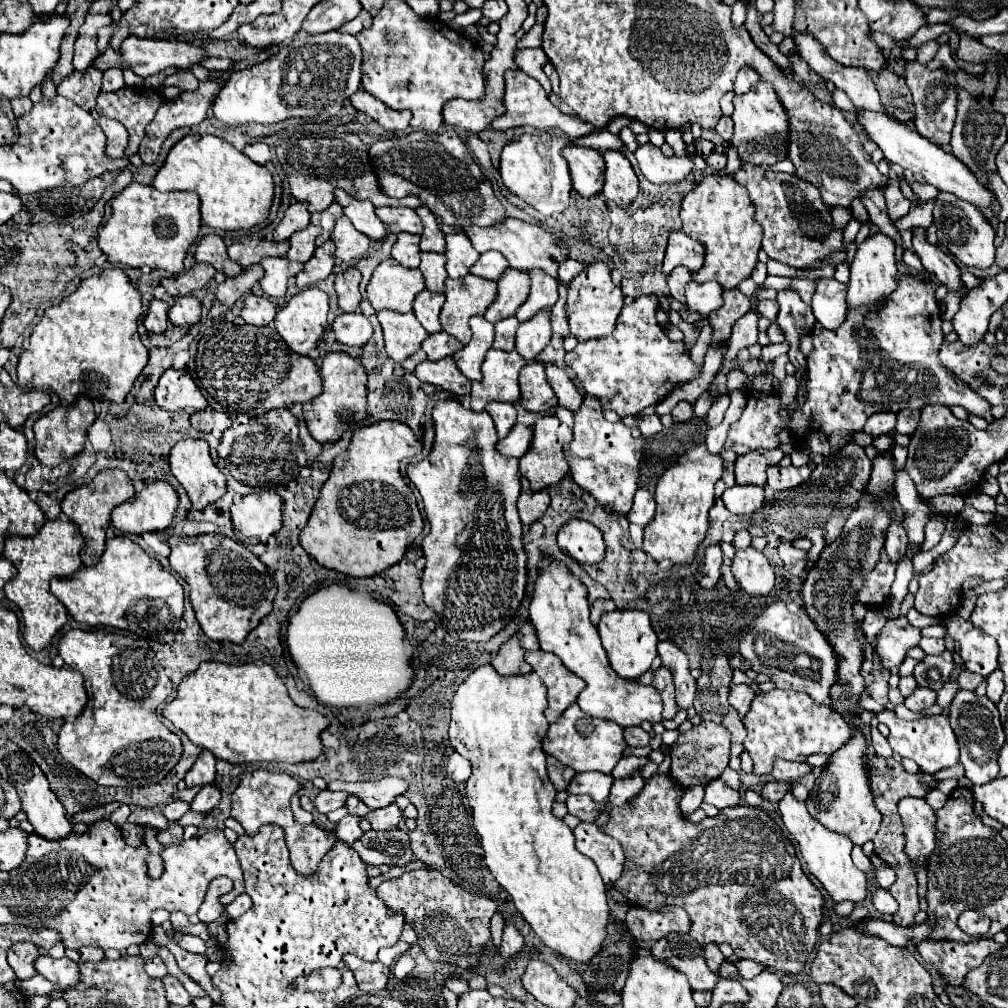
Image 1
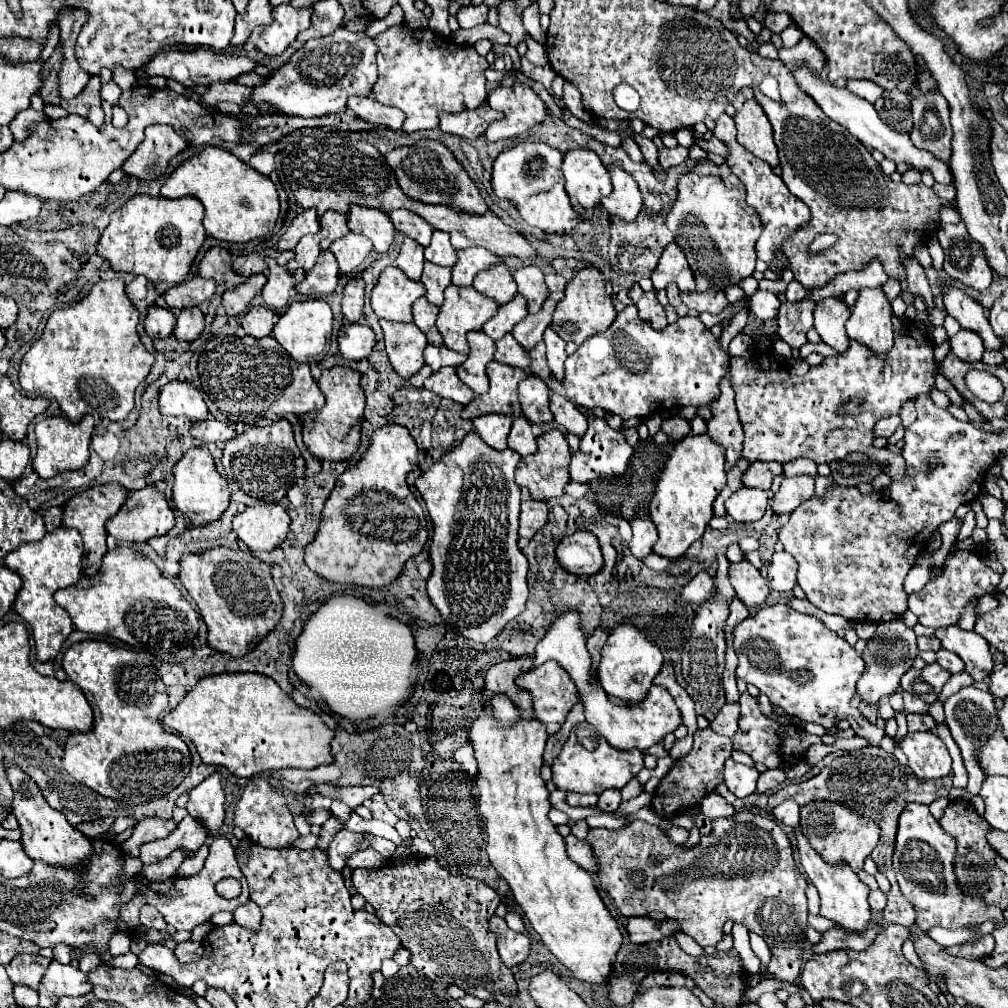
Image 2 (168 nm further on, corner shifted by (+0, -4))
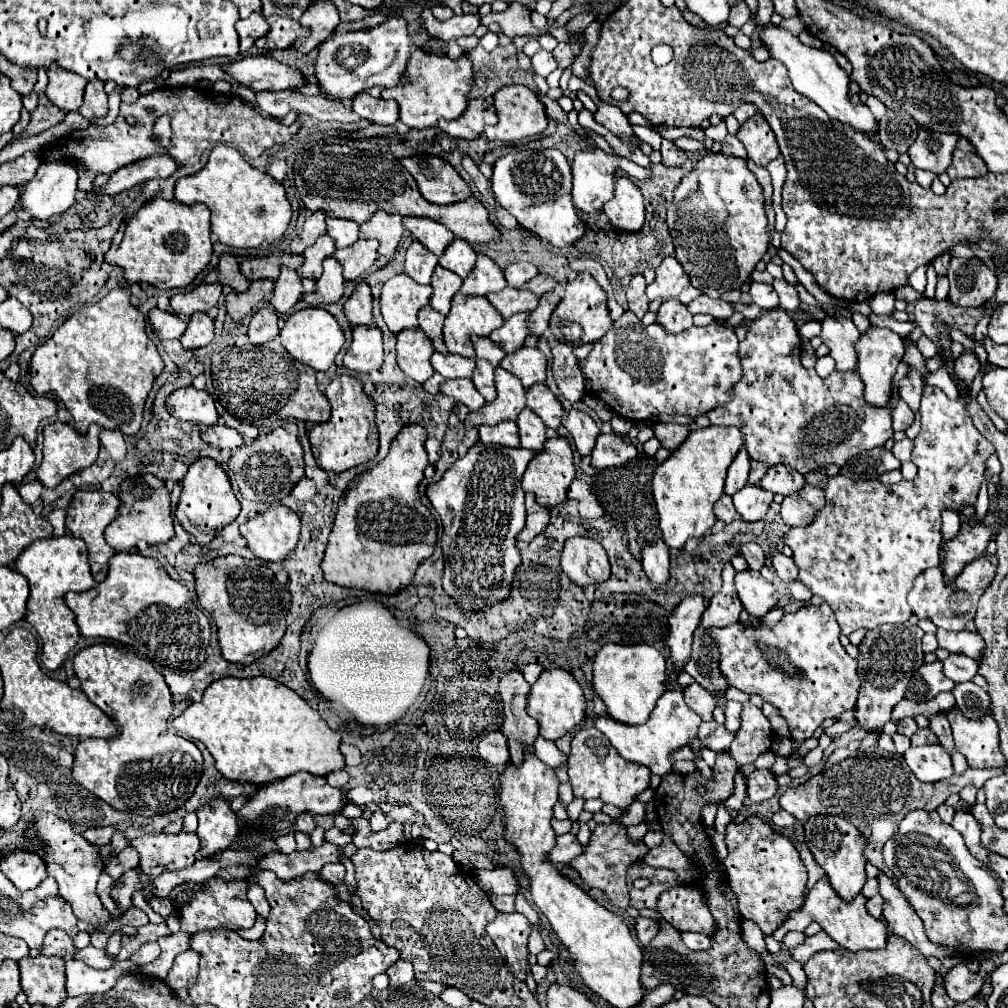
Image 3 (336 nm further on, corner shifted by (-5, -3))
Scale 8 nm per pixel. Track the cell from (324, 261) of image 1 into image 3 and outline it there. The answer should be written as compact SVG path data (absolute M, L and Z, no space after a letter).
M328 257L324 261L324 273L322 277L316 281L316 289L312 293L304 295L306 303L336 303L344 293L344 277L342 277L342 269L340 263L334 257Z

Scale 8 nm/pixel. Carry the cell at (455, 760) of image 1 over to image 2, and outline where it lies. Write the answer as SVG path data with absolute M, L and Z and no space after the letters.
M465 744L461 746L457 752L455 752L455 760L463 766L463 770L467 774L477 774L479 768L477 768L477 760L475 760L475 752L473 752L473 746L471 744Z

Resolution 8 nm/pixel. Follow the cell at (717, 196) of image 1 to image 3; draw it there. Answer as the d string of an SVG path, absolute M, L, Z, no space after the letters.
M706 153L698 163L696 163L696 169L692 169L682 181L680 185L676 187L674 191L674 199L672 203L668 205L668 229L670 229L670 235L672 235L672 241L674 241L674 247L676 247L676 259L680 261L680 265L684 267L684 271L688 273L692 285L696 289L700 289L700 293L712 297L712 299L718 299L720 295L724 295L726 291L730 289L738 289L742 283L746 283L756 267L756 263L762 259L762 255L768 251L768 243L770 243L770 235L766 231L766 225L768 225L768 219L766 219L766 213L764 213L764 195L762 195L762 187L760 183L756 181L754 173L746 167L746 161L740 159L740 157L728 157L724 153Z

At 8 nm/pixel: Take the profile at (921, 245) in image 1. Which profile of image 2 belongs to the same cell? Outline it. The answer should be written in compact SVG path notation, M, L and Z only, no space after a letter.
M949 288L949 292L945 294L945 308L947 314L953 316L965 330L973 330L981 336L985 350L1003 350L1007 344L995 336L995 332L991 330L985 310L969 296L965 296L963 290L959 288Z

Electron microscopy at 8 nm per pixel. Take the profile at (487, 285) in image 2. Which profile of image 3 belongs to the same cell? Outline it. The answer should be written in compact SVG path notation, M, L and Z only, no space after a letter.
M508 285L500 293L488 293L486 299L500 311L504 319L520 311L534 311L538 305L538 297L534 293L524 291L524 289L514 289Z

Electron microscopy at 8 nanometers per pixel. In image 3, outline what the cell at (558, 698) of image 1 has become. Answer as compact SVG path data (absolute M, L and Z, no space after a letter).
M546 669L540 673L538 681L530 687L526 713L534 717L540 725L540 735L544 739L556 741L564 737L572 727L576 727L586 717L586 697L580 683L566 669Z

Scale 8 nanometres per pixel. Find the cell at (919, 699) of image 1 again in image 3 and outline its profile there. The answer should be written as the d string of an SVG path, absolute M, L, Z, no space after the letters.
M920 727L910 739L912 739L912 745L928 745L928 743L936 743L938 741L938 737L928 727Z

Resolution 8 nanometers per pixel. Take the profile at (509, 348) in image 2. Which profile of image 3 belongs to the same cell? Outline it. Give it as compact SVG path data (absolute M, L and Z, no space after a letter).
M520 347L516 353L506 355L504 361L500 361L500 367L514 373L526 389L534 383L544 383L546 379L546 357L536 347Z

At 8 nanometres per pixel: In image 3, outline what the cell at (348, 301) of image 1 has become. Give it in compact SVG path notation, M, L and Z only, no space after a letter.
M366 281L356 285L350 299L344 303L344 313L352 325L372 323L372 293Z

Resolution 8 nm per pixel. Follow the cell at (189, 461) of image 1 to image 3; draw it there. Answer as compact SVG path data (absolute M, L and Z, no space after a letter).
M210 457L194 461L184 477L182 495L176 507L176 519L182 523L182 527L194 537L196 543L208 545L214 539L216 531L232 523L238 517L238 513L240 513L240 503L232 493L232 485L226 471Z

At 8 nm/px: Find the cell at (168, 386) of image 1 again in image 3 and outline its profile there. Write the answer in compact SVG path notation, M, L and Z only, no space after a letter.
M194 387L176 389L166 397L168 411L176 419L194 419L198 423L216 423L218 411L214 407L214 399L208 391L198 391Z

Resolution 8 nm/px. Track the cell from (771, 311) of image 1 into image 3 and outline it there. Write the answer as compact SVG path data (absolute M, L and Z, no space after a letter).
M752 281L748 293L750 293L752 301L754 301L760 309L764 309L764 311L772 311L772 309L778 307L778 295L776 295L776 291L772 289L772 285Z

